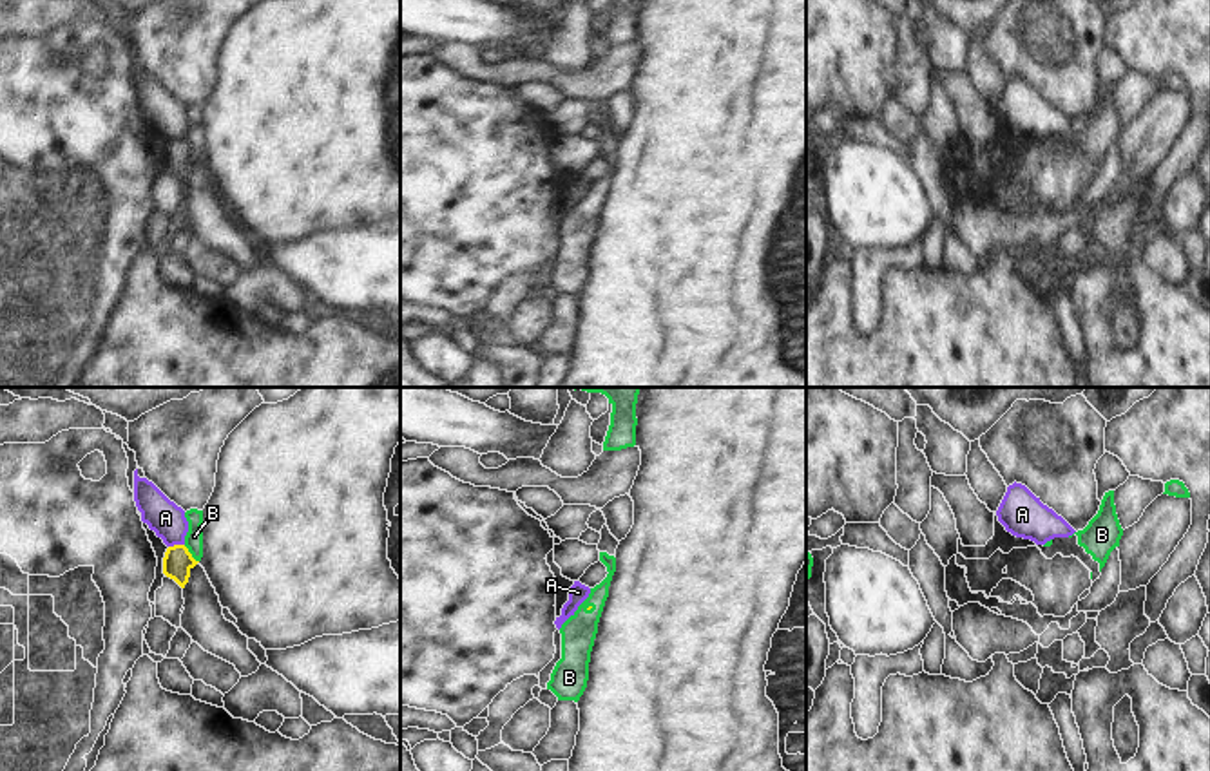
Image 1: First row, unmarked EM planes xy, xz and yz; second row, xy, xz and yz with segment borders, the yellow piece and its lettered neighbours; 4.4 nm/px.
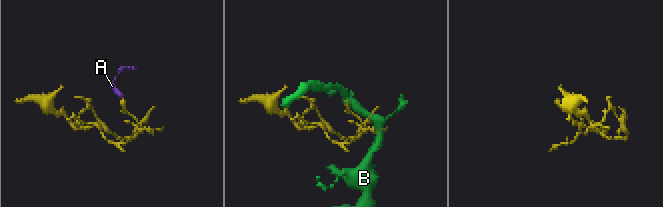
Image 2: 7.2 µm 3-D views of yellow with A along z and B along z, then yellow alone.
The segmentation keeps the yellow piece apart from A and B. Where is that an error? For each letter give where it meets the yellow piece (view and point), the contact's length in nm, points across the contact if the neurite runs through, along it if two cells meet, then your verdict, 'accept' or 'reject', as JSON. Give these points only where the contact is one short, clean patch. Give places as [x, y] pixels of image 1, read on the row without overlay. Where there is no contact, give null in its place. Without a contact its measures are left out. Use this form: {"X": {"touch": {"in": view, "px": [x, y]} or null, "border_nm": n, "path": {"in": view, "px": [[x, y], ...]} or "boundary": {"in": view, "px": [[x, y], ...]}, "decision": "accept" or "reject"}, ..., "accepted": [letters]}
{"A": {"touch": {"in": "xy", "px": [176, 140]}, "border_nm": 70, "boundary": {"in": "xy", "px": [[183, 138], [169, 142]]}, "decision": "reject"}, "B": {"touch": {"in": "xy", "px": [191, 149]}, "border_nm": 100, "boundary": {"in": "xy", "px": [[183, 140], [198, 156]]}, "decision": "reject"}, "accepted": []}

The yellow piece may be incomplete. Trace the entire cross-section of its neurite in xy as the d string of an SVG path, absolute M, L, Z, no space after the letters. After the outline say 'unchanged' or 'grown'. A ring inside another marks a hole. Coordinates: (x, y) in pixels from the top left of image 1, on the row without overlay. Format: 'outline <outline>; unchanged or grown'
outline M185 139L168 141L163 152L163 168L181 183L188 177L190 165L197 159Z; unchanged

